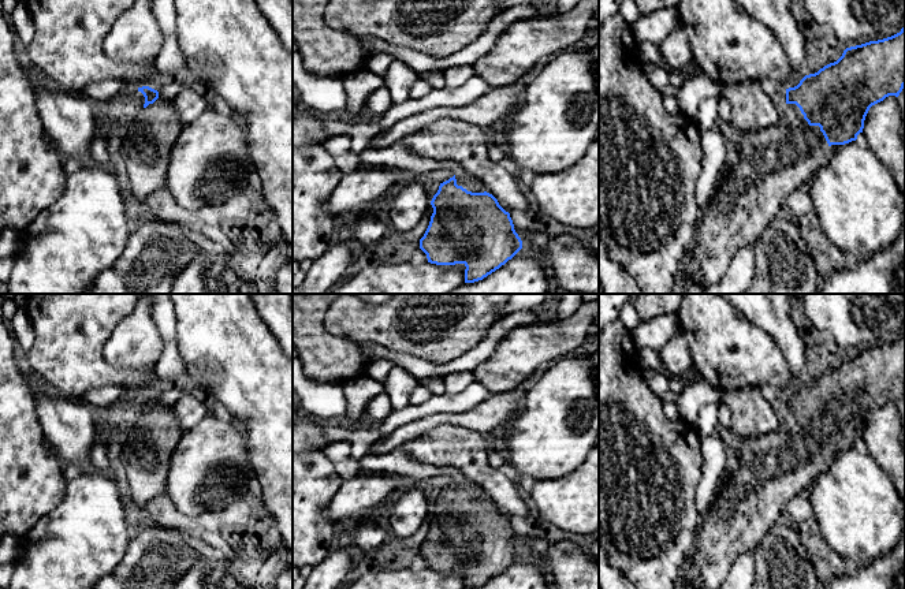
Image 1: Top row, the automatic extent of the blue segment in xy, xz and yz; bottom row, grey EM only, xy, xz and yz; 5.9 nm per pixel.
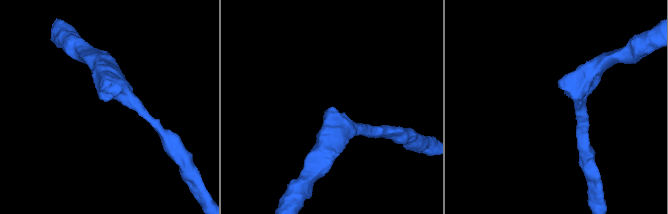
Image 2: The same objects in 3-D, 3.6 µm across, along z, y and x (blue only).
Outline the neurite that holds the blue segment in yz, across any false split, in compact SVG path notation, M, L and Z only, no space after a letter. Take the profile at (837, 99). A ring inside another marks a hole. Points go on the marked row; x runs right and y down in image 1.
M905 25L900 33L891 37L846 48L842 56L837 61L824 66L815 74L805 75L797 86L786 89L786 105L781 115L779 122L775 126L771 126L766 130L741 134L741 139L738 142L740 149L738 160L734 164L730 164L729 168L723 172L722 179L716 184L715 193L711 195L711 200L703 206L699 219L696 241L684 261L684 268L681 272L681 277L684 280L685 287L689 287L692 284L703 284L705 288L708 288L710 286L718 284L722 280L723 275L726 273L733 257L744 246L755 243L757 238L761 235L761 232L766 230L766 227L772 221L772 219L783 213L783 200L792 191L807 183L819 168L828 164L830 146L845 145L852 141L856 141L857 135L863 133L864 120L869 108L883 101L889 96L898 97L904 86L905 86Z

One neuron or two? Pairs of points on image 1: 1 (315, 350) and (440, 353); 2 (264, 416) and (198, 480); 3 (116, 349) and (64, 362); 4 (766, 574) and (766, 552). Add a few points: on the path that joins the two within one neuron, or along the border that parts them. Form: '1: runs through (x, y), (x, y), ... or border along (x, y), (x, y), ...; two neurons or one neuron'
1: border along (330, 334), (361, 342); two neurons
2: border along (231, 416), (245, 428), (248, 463), (250, 466); two neurons
3: border along (119, 323), (104, 346), (104, 358), (131, 369); two neurons
4: runs through (766, 569), (766, 558); one neuron

